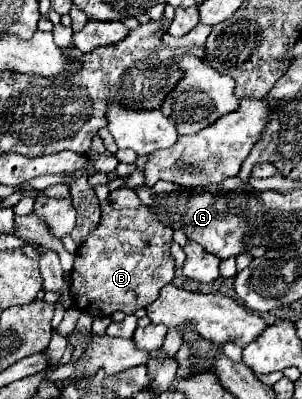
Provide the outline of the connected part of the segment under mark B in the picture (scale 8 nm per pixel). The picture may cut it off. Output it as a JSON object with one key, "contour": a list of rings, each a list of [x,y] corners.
{"contour":[[[116,188],[106,200],[100,202],[100,222],[88,234],[88,238],[78,246],[76,262],[70,280],[72,302],[80,312],[92,316],[110,316],[114,312],[134,314],[138,308],[146,308],[158,296],[158,290],[164,284],[170,284],[174,278],[174,258],[170,256],[168,246],[172,244],[172,228],[152,218],[152,210],[140,202],[134,190]]]}

